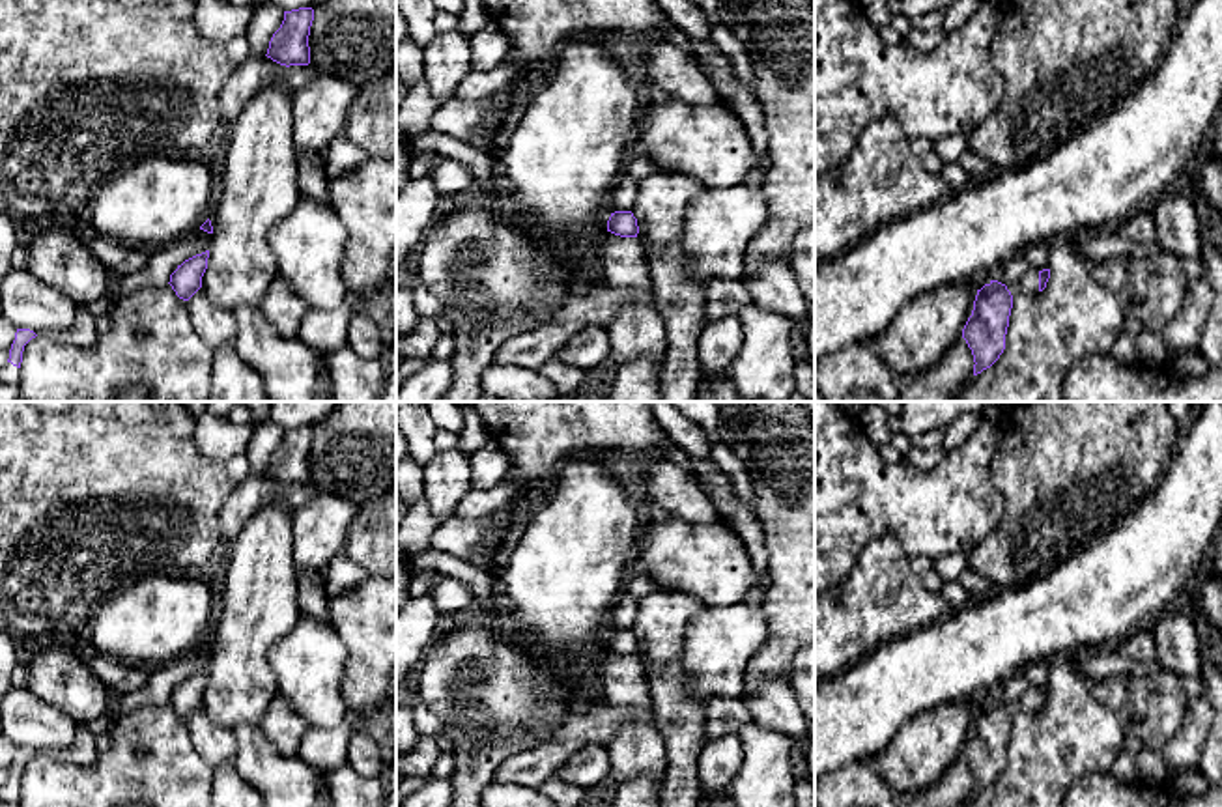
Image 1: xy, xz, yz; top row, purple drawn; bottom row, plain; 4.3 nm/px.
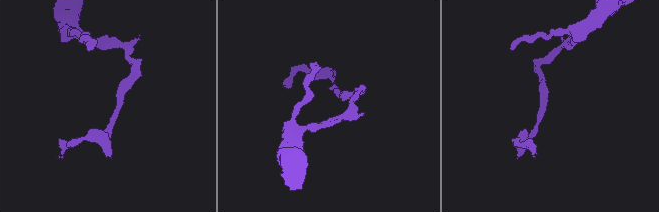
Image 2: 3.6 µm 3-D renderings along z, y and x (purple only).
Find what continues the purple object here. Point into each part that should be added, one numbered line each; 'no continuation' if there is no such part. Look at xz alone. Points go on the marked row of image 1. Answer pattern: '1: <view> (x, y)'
no continuation

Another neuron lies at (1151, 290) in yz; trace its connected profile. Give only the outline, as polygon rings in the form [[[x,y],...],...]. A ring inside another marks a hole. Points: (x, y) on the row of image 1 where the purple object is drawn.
[[[1162,250],[1144,258],[1110,258],[1089,265],[1091,276],[1119,301],[1125,318],[1162,333],[1185,301],[1188,278],[1181,260]]]

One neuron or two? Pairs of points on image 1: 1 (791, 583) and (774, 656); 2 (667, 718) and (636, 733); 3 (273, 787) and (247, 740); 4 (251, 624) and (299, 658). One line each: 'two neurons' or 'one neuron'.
1: one neuron
2: two neurons
3: one neuron
4: two neurons

